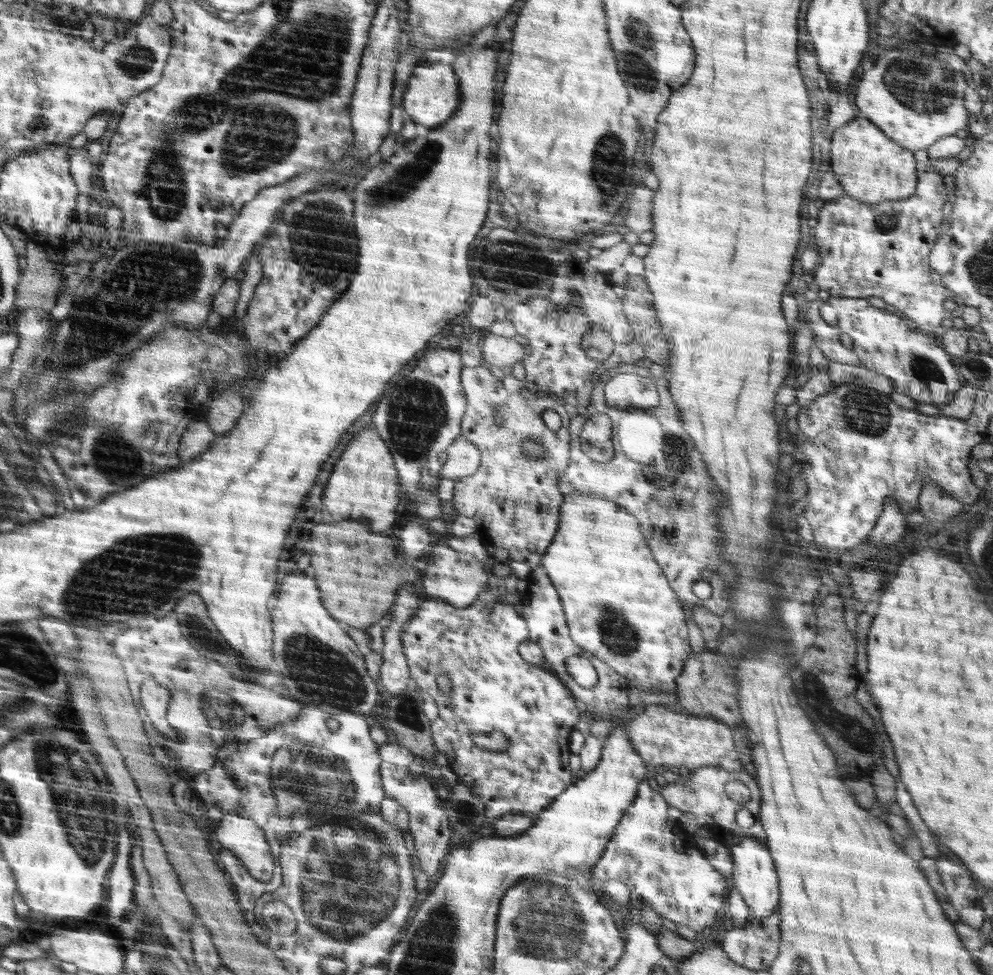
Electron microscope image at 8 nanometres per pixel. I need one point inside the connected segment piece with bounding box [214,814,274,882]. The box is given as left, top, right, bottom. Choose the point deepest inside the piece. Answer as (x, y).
(240, 835)

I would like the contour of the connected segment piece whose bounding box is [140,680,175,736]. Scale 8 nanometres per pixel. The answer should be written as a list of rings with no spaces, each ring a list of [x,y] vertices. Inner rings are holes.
[[[146,680],[140,696],[142,696],[142,704],[144,704],[150,720],[154,720],[154,728],[160,730],[166,736],[175,736],[174,730],[166,722],[166,710],[168,710],[168,704],[170,704],[168,688],[156,684],[154,680]]]

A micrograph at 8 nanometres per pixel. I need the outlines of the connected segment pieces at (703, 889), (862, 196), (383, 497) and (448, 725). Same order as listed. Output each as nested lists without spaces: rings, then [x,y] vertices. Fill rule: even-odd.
[[[642,782],[634,803],[616,828],[610,843],[606,846],[606,856],[602,856],[602,864],[595,864],[592,880],[606,883],[608,880],[620,880],[630,890],[628,907],[640,910],[648,905],[662,918],[668,918],[675,924],[684,924],[695,931],[705,927],[712,928],[714,920],[726,912],[730,891],[734,888],[733,879],[722,875],[714,864],[706,859],[710,857],[706,851],[698,851],[694,834],[686,832],[677,818],[676,810],[665,801],[661,792],[655,791],[647,782]]]
[[[854,118],[842,127],[831,130],[829,150],[832,172],[846,195],[870,205],[882,201],[902,201],[914,195],[917,185],[913,151],[890,140],[876,124],[866,118]]]
[[[371,429],[358,432],[350,444],[346,446],[344,454],[340,456],[340,460],[336,462],[330,480],[324,488],[324,498],[322,504],[326,506],[326,510],[330,512],[332,520],[342,522],[342,520],[362,520],[368,522],[370,528],[374,528],[374,532],[384,532],[392,526],[392,522],[396,520],[396,506],[400,502],[398,494],[398,472],[394,468],[393,453],[389,445],[382,440],[382,437]]]
[[[424,600],[416,610],[415,616],[409,620],[406,630],[400,637],[403,646],[403,653],[409,666],[409,676],[412,684],[420,687],[422,690],[432,696],[432,700],[436,701],[438,707],[438,718],[431,722],[431,738],[435,742],[435,750],[446,756],[447,764],[452,768],[457,778],[461,780],[471,791],[476,794],[486,807],[486,821],[488,823],[496,822],[498,818],[506,815],[516,815],[522,812],[538,813],[544,811],[549,804],[556,802],[558,795],[566,790],[571,784],[578,782],[578,771],[574,772],[574,768],[570,768],[570,760],[574,760],[574,752],[570,752],[570,734],[573,730],[580,730],[580,725],[584,722],[584,718],[588,718],[588,712],[584,710],[583,704],[579,703],[571,694],[570,688],[566,688],[560,680],[558,674],[553,672],[551,668],[546,666],[533,665],[520,657],[518,653],[518,645],[529,638],[529,628],[527,627],[525,618],[519,611],[519,606],[512,600],[503,600],[498,603],[487,603],[486,601],[478,601],[466,608],[456,608],[446,604],[445,600]],[[445,676],[452,684],[452,692],[448,697],[442,695],[436,686],[435,677]],[[498,731],[504,734],[510,742],[510,747],[504,751],[485,753],[482,748],[478,748],[472,742],[472,734],[477,732]]]

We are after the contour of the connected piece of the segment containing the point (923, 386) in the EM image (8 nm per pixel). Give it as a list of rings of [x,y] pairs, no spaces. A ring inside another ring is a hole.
[[[830,295],[828,300],[814,300],[808,307],[803,324],[810,326],[810,331],[814,335],[814,338],[812,338],[813,345],[822,351],[822,354],[830,363],[853,364],[879,372],[892,381],[897,392],[910,396],[916,403],[934,404],[943,407],[953,399],[954,393],[964,384],[959,372],[953,365],[952,357],[944,350],[944,347],[938,346],[936,337],[933,334],[927,334],[927,332],[923,334],[907,319],[900,318],[894,312],[891,313],[886,309],[870,305],[868,299],[840,298]],[[823,304],[831,304],[837,309],[838,323],[836,325],[826,323],[820,316],[820,306]],[[844,334],[852,340],[852,344],[848,348],[840,340]]]

